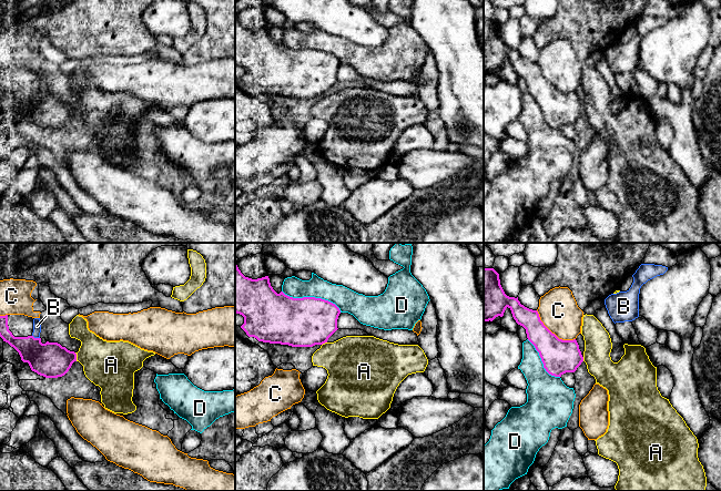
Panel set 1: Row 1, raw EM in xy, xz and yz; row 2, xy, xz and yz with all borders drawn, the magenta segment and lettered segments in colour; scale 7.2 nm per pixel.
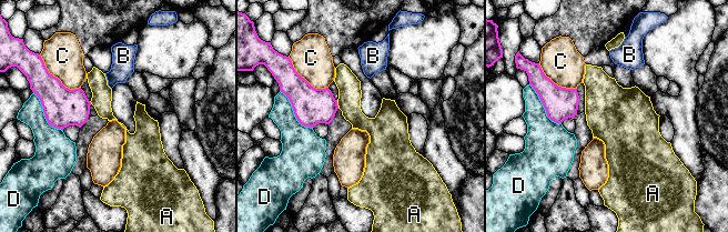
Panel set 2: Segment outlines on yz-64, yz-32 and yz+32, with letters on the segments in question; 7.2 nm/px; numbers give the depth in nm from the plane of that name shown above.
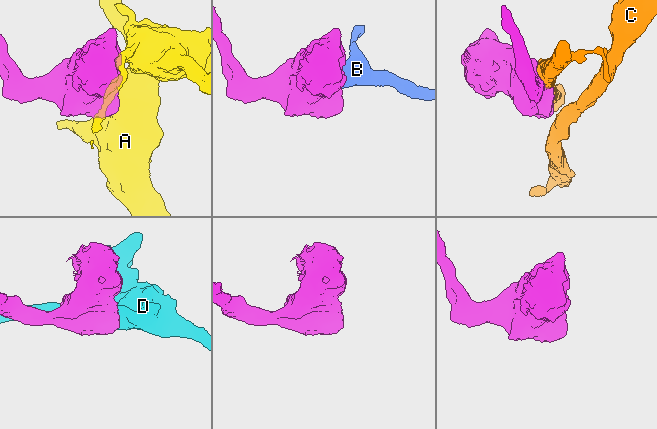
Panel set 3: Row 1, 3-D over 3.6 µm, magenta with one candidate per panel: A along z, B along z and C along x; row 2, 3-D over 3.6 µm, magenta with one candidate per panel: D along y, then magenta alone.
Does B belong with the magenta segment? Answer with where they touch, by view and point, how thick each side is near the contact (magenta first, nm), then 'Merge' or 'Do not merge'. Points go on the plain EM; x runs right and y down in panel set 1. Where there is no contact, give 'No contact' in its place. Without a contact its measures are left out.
Touches magenta at xy (36, 90). Thickness 260 nm (magenta) against 60 nm. Merge

